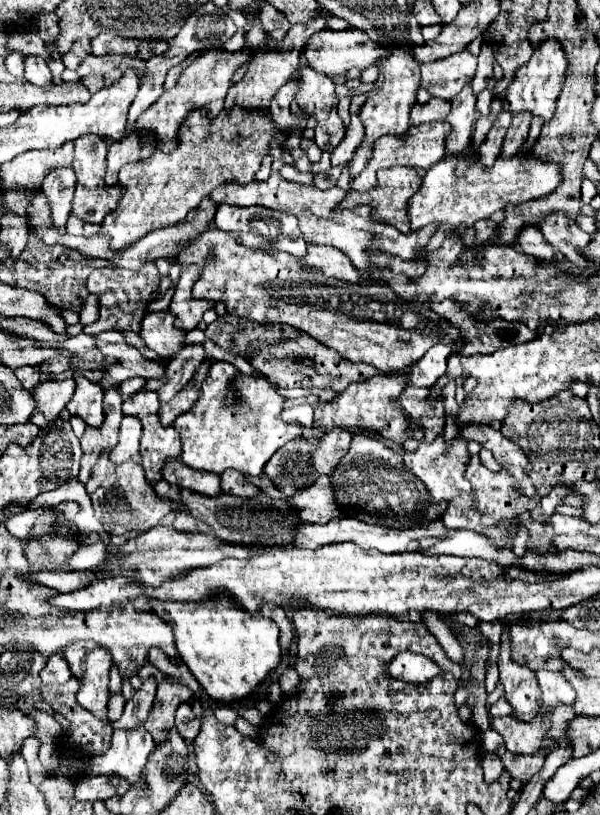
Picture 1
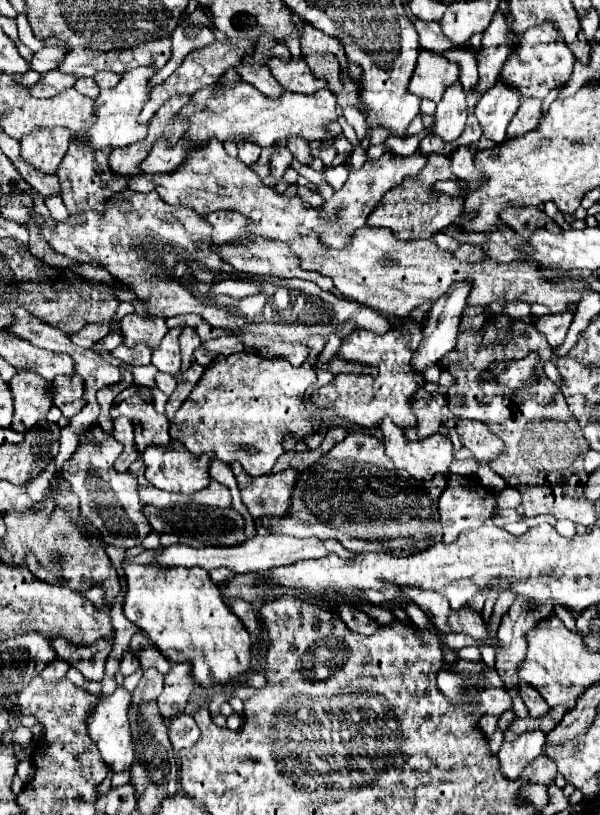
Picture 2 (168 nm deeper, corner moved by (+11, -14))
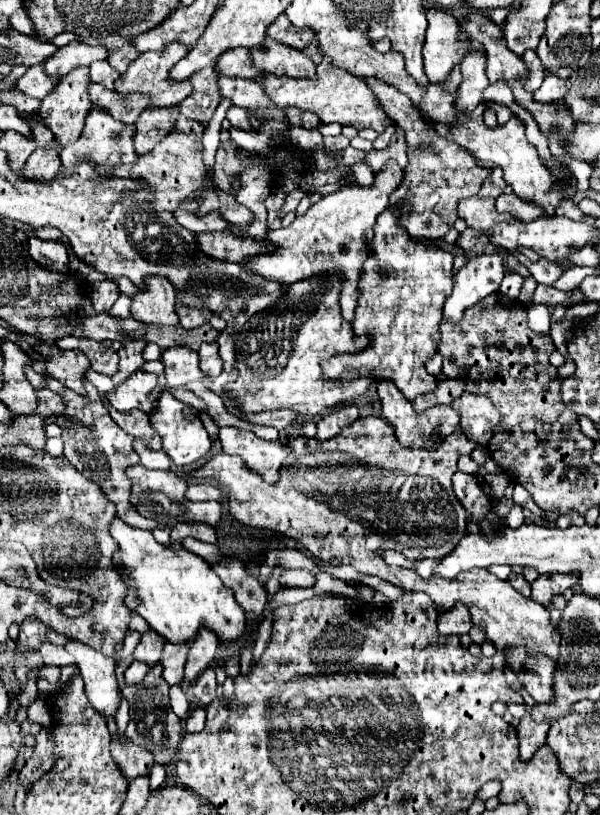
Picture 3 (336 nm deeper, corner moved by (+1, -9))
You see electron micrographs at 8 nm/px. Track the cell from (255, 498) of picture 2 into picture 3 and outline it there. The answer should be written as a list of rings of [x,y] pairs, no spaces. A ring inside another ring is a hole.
[[[232,426],[220,428],[218,440],[226,454],[240,456],[246,468],[258,472],[266,482],[278,482],[278,470],[290,454],[290,450],[280,442],[266,442],[254,432],[244,432]]]

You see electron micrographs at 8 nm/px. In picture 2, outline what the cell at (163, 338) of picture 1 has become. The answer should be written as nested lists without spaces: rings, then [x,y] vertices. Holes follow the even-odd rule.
[[[136,313],[126,315],[120,321],[120,331],[122,331],[122,337],[124,337],[124,345],[126,347],[146,345],[154,351],[160,345],[162,335],[166,335],[166,331],[168,331],[168,327],[164,323],[156,325],[154,321],[158,321],[158,319],[156,317],[154,319],[144,319]]]

